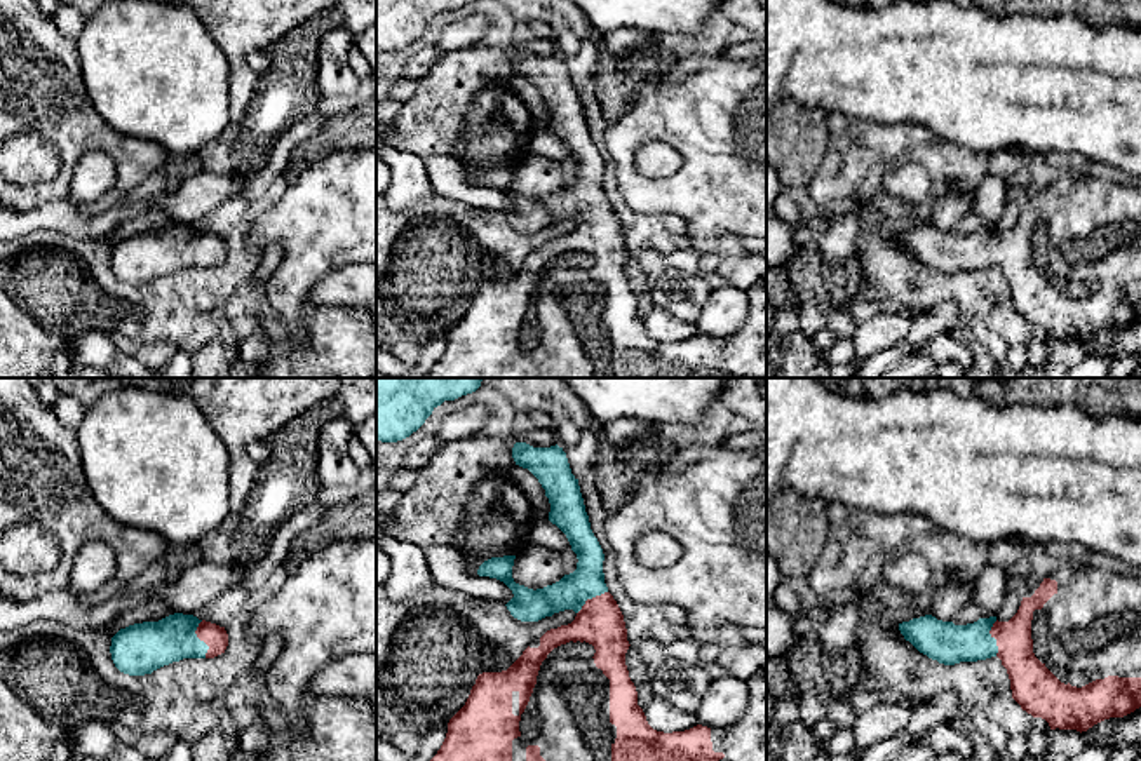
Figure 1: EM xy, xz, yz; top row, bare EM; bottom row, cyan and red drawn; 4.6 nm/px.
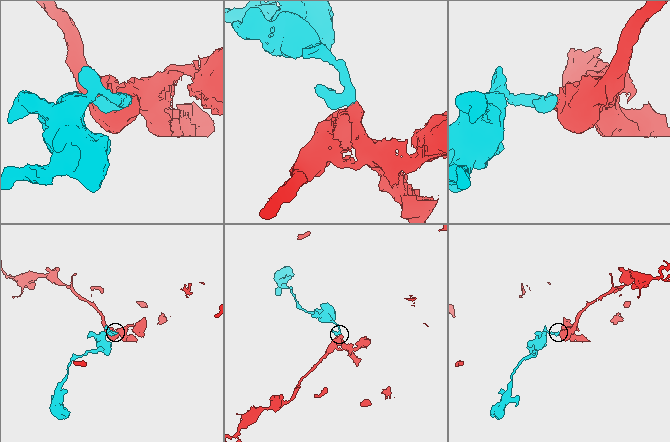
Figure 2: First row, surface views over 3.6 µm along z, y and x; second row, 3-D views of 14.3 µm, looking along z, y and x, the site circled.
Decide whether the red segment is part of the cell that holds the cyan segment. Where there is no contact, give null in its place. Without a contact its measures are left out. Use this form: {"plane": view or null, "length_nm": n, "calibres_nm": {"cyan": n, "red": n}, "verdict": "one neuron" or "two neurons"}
{"plane": "xy", "length_nm": 180, "calibres_nm": {"cyan": 220, "red": 110}, "verdict": "one neuron"}

